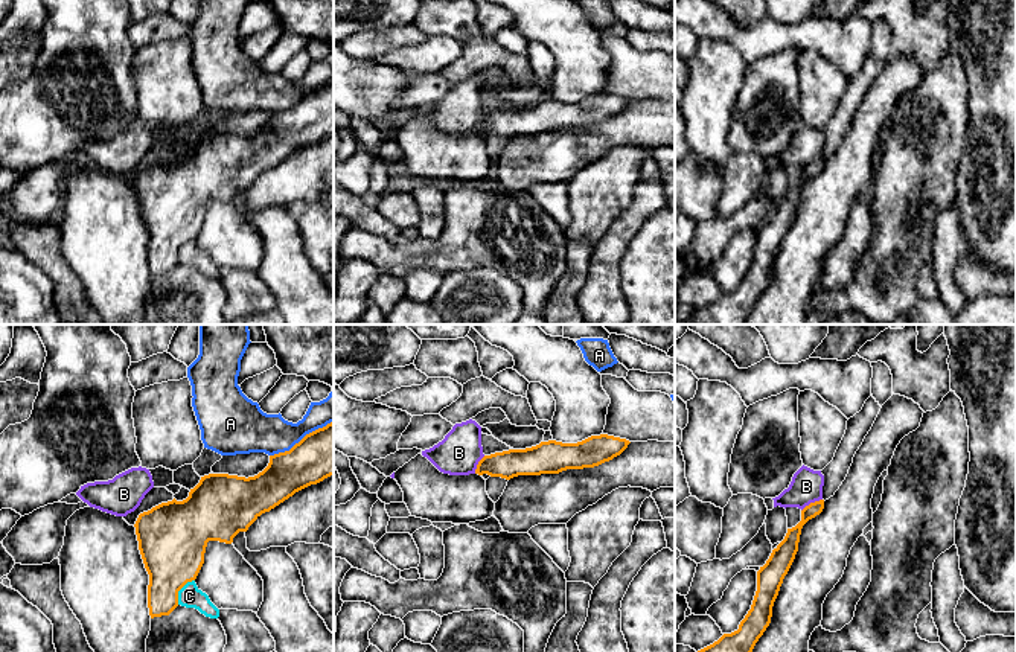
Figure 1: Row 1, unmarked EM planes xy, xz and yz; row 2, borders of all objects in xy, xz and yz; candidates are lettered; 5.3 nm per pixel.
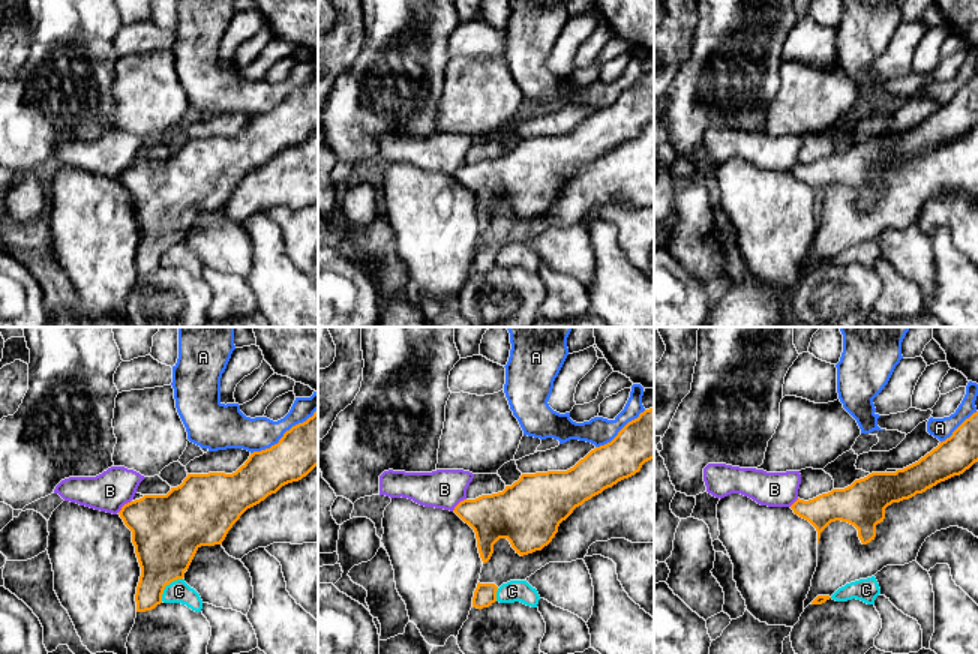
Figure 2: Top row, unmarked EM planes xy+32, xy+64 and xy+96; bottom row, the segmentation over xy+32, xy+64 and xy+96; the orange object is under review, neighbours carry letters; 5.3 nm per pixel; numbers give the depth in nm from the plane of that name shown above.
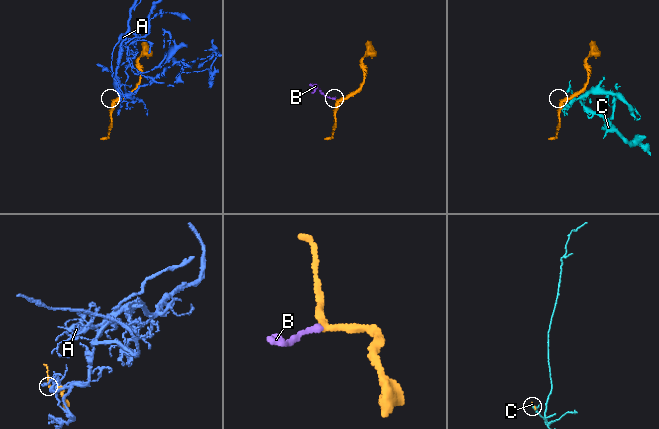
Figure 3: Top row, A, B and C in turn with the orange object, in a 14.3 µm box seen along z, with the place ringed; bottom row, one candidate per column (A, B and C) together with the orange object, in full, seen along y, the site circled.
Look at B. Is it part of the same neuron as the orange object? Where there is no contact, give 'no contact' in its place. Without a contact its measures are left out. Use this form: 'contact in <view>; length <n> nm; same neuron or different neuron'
contact in yz; length 130 nm; different neuron

